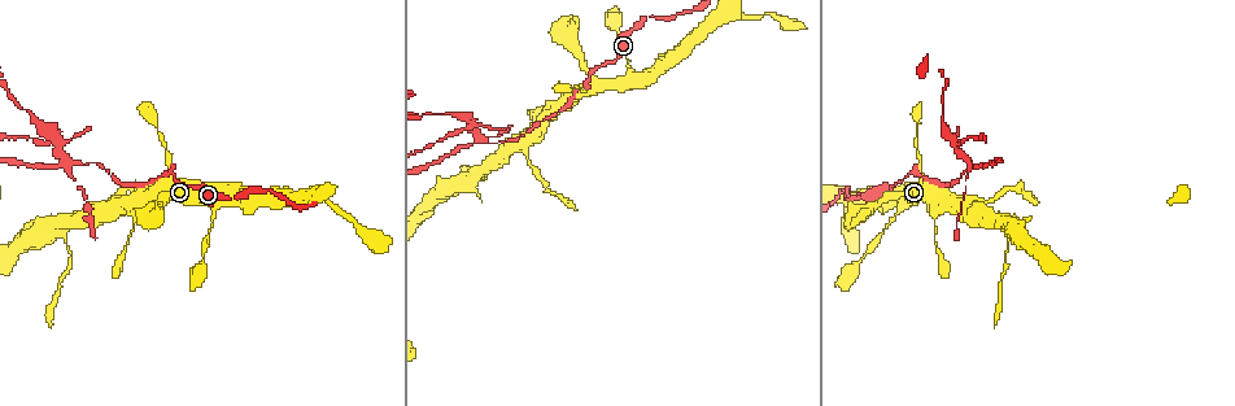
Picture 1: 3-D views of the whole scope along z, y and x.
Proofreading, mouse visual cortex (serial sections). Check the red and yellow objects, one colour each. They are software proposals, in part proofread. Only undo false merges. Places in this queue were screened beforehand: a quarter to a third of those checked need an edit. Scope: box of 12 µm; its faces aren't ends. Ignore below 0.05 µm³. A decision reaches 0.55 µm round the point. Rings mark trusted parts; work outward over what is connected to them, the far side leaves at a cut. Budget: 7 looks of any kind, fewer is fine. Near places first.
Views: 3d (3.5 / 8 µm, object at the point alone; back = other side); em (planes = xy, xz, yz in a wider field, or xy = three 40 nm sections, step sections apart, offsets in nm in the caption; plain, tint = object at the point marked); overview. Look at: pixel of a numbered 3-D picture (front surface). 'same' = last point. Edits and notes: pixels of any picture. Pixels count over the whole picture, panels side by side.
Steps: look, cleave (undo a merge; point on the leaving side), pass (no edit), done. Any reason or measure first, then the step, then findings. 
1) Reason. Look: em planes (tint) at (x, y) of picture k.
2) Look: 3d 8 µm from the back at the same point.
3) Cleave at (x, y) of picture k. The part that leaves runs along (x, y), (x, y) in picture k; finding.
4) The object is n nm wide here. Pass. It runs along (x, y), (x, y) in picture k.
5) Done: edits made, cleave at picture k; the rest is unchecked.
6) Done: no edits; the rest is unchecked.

Side arm on a straight run. Look: 3d 3.5 µm at (72, 164) of picture 1.

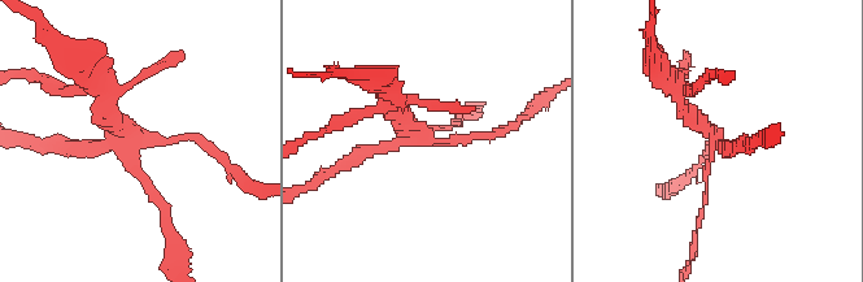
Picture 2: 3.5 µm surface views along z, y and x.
Cleave at (101, 111) of picture 2. The part that leaves runs along (122, 128), (83, 68), (51, 37) in picture 2; two cells meet here.

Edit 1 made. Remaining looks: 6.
Abrupt turn. Look: 3d 3.5 µm at (477, 175) of picture 1.

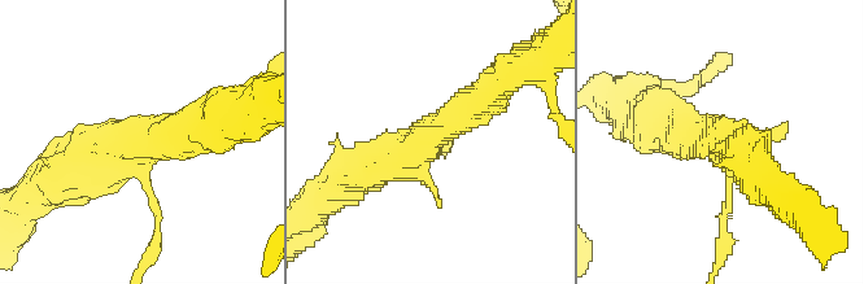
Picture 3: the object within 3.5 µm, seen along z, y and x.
Shape alone is not enough. Look: em xy step 1 (plain) at (131, 145) of picture 3.

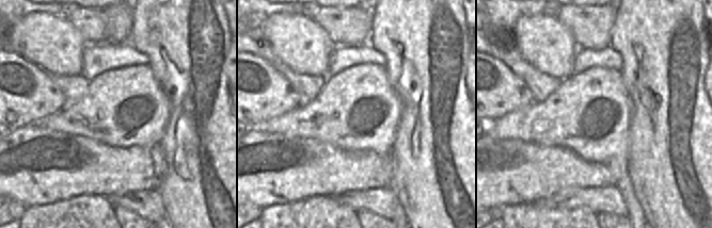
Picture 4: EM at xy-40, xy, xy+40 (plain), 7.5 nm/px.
Look: em xy step 1 (tint) at the same point.

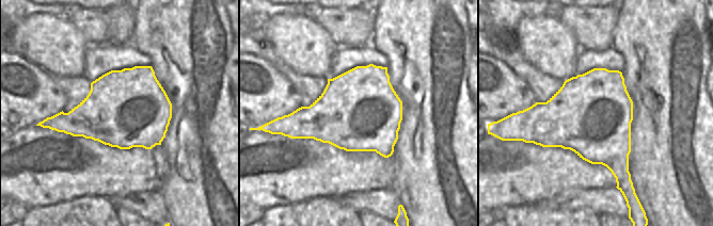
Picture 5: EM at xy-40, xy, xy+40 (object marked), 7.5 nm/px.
Pass. It runs along (491, 91), (408, 157), (350, 177) in picture 3; all the same cell.

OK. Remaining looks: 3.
Thin neck. Look: 3d 3.5 µm at (651, 16) of picture 1.

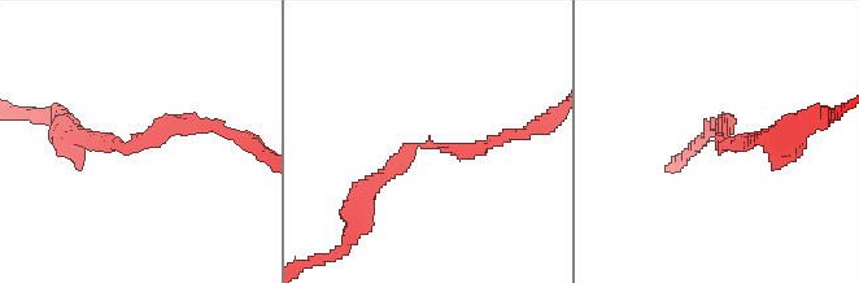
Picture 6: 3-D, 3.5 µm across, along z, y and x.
The arms are 200, 250 nm wide; shape alone is not enough. Look: em xy step 5 (tint) at (130, 148) of picture 6.

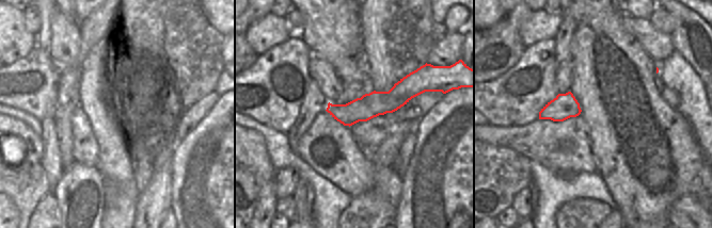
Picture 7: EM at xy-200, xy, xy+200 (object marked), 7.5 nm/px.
Pass. It runs along (421, 90), (330, 110) in picture 7; all the same cell.

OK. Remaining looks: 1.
Done: edits made, cleave at picture 2; the rest is unchecked.

